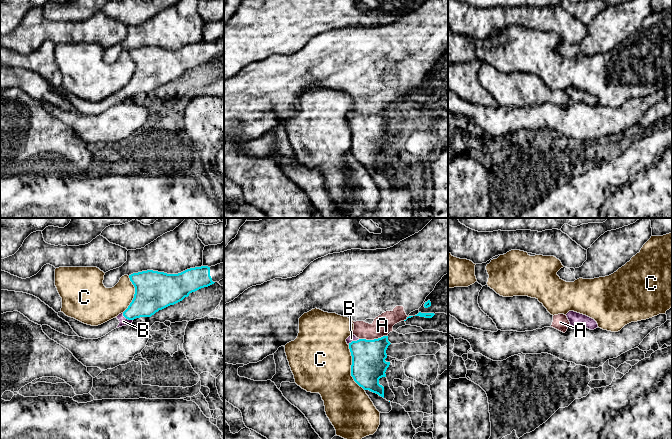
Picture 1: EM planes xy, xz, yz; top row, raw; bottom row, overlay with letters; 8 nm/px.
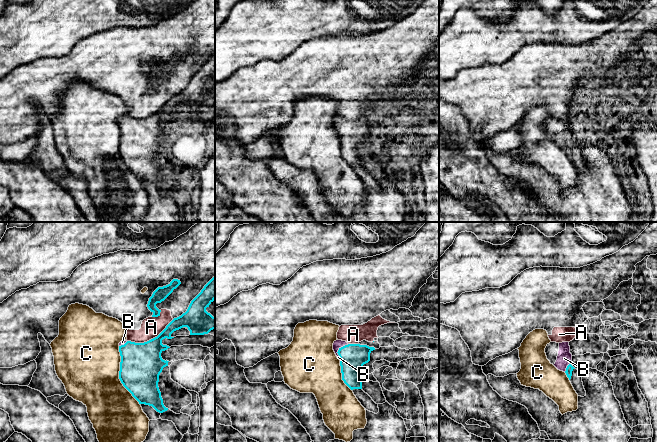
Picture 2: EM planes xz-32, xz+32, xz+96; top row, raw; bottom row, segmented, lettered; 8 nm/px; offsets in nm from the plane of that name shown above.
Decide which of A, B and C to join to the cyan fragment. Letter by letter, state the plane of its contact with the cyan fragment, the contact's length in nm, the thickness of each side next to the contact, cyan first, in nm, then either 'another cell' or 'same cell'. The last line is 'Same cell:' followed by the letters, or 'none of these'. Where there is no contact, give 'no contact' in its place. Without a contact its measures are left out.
A: meets cyan in xz; contact 220 nm long; 280 nm thick on the cyan side, 160 nm on the other; another cell
B: meets cyan in xy; contact 110 nm long; 260 nm thick on the cyan side, 70 nm on the other; same cell
C: meets cyan in xz; contact 400 nm long; 280 nm thick on the cyan side, 480 nm on the other; another cell
Same cell: B

